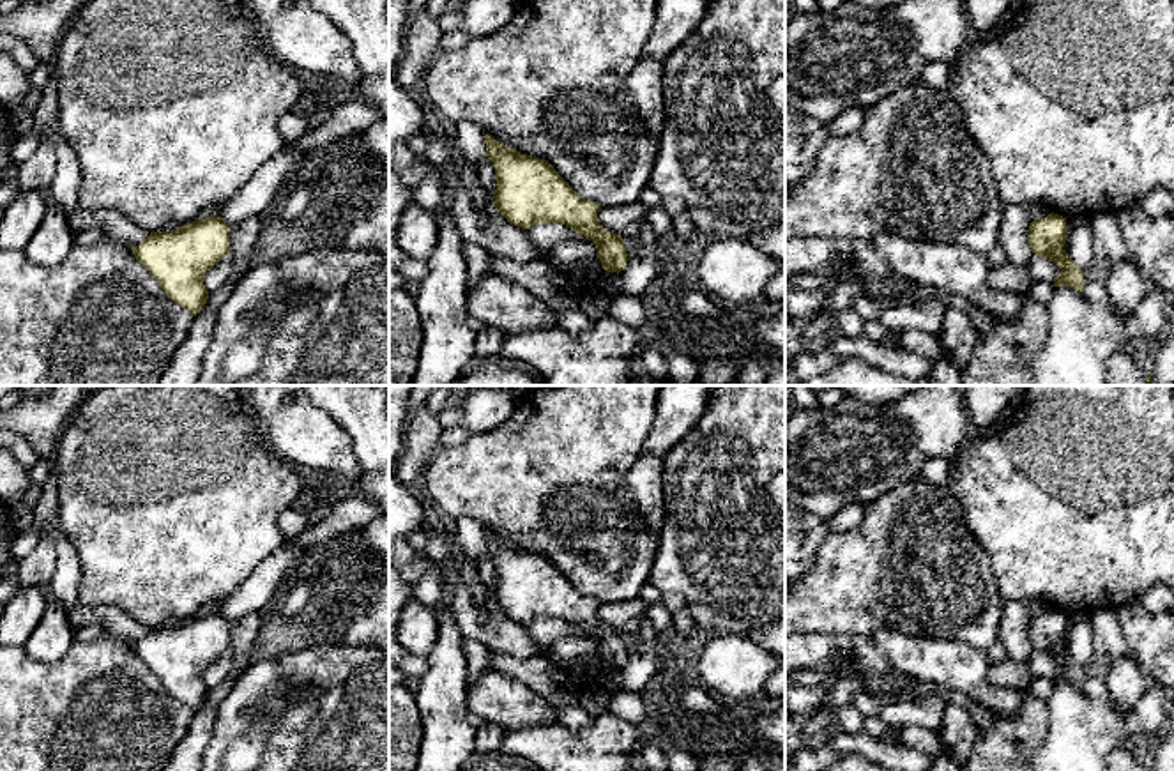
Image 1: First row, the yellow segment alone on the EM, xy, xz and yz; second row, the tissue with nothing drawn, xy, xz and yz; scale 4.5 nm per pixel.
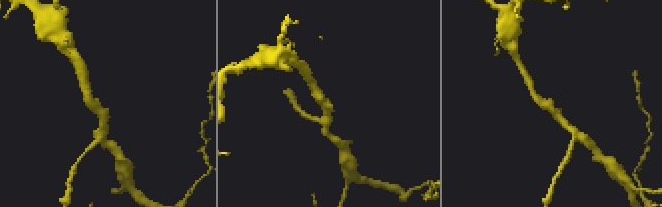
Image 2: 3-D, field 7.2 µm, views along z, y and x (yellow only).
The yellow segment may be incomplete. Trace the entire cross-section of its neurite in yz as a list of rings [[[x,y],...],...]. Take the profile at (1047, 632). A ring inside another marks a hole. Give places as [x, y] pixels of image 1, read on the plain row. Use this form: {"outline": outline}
{"outline": [[[1048,610],[1038,617],[1029,619],[1027,640],[1034,653],[1054,658],[1061,670],[1054,676],[1054,683],[1070,683],[1084,688],[1084,668],[1068,653],[1064,640],[1068,633],[1066,614]]]}

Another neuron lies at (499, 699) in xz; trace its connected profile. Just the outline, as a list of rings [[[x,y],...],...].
[[[497,668],[486,670],[469,688],[467,706],[470,713],[479,714],[504,732],[557,723],[560,711],[527,684]]]

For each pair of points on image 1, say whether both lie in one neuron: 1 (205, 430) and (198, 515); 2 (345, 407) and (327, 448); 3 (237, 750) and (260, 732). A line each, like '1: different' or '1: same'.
1: same
2: different
3: same

